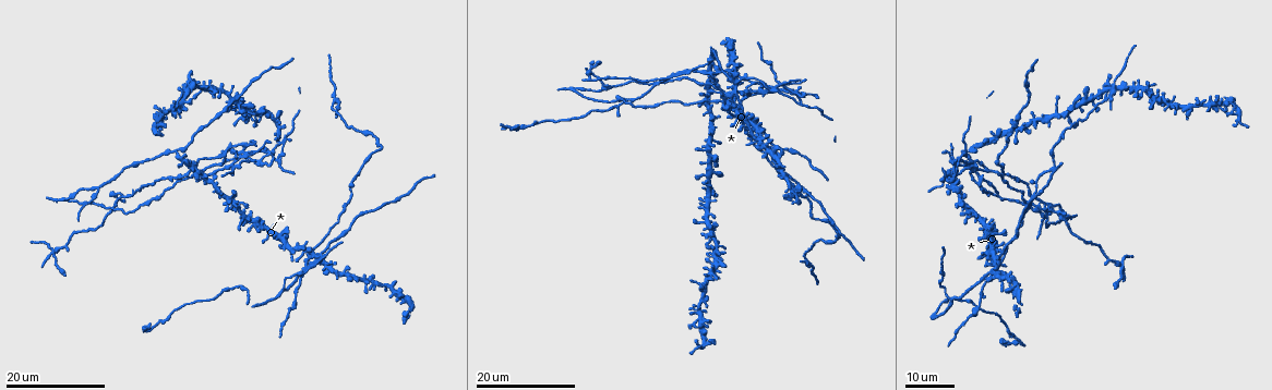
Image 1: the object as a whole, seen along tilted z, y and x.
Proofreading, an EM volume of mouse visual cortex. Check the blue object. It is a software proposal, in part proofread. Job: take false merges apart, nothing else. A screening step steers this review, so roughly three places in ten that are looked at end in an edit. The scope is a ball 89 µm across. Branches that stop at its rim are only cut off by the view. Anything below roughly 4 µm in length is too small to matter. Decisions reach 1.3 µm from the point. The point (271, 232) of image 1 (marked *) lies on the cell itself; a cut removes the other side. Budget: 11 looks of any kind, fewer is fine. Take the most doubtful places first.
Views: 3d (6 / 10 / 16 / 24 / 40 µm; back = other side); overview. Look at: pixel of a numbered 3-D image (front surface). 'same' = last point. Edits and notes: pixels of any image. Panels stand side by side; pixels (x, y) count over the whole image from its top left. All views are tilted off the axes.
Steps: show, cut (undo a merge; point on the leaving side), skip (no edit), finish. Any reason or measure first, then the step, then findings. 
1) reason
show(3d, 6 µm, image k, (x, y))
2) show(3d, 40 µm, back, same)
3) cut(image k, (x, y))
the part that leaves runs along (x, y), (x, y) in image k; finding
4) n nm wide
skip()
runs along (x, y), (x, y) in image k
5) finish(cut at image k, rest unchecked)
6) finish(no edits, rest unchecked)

four arms meet
show(3d, 16 µm, image 1, (743, 128))

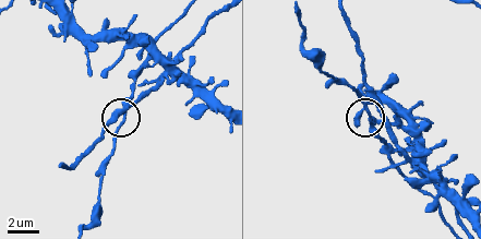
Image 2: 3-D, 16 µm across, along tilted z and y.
closer look
show(3d, 10 µm, image 2, (370, 117))

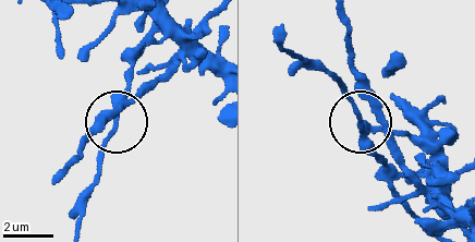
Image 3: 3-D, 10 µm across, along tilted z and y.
210 nm wide
skip()
all the same cell

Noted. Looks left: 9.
looks like a crossing
show(3d, 16 µm, image 1, (53, 253))

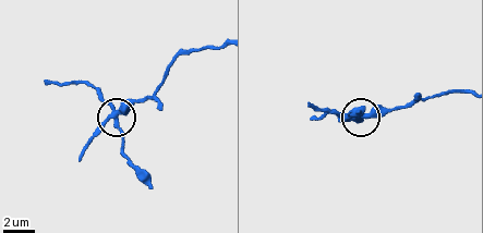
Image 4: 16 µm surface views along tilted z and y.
show(3d, 6 µm, image 4, (115, 124))

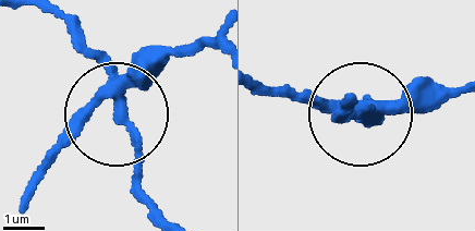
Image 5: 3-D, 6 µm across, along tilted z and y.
4 arms
cut(image 5, (153, 53))
the part that leaves runs along (126, 89), (214, 37) in image 5; a second cell is stuck on

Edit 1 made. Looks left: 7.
show(overview)

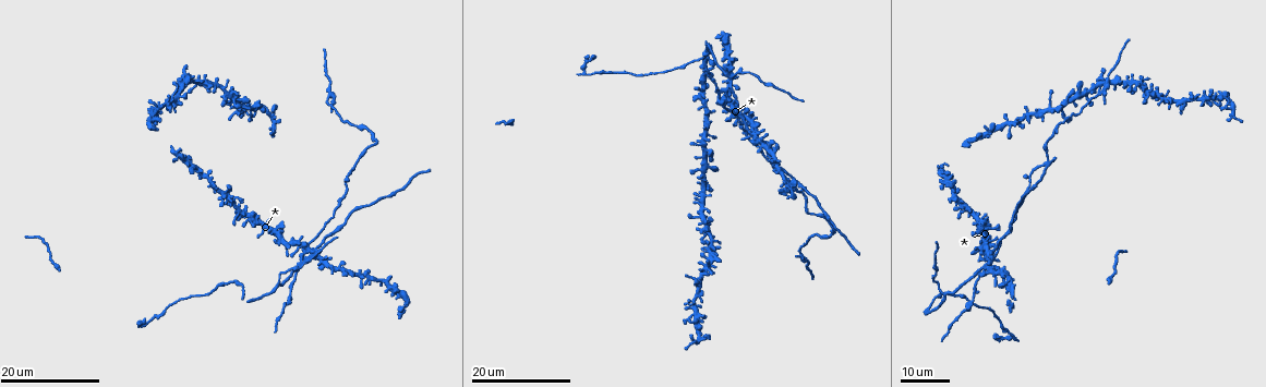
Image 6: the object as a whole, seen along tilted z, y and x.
small branch off a trunk
show(3d, 24 µm, image 6, (1050, 107))

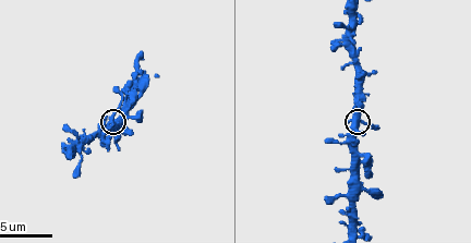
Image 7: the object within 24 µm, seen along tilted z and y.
show(3d, 10 µm, image 7, (113, 118))

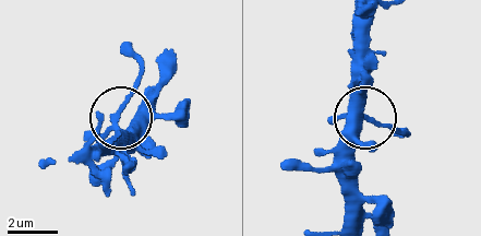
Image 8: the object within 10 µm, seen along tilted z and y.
290 nm wide
skip()
runs along (80, 161), (120, 150), (120, 109), (141, 61) in image 8; continuous, no second cell

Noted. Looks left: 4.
sudden change in width
show(3d, 16 µm, image 6, (1030, 178))

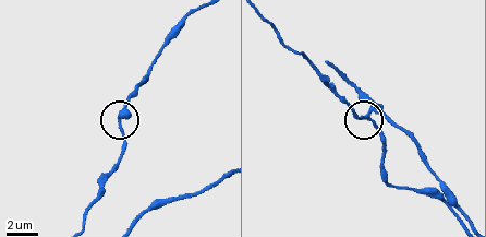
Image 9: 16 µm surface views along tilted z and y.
show(3d, 10 µm, image 9, (368, 116))

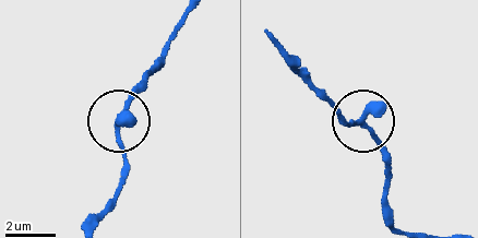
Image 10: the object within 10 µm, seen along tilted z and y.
3 arms
skip()
runs along (273, 38), (345, 120), (365, 126), (391, 170) in image 10; one cell here

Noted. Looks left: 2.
calibre changes
show(3d, 24 µm, image 6, (1055, 135))

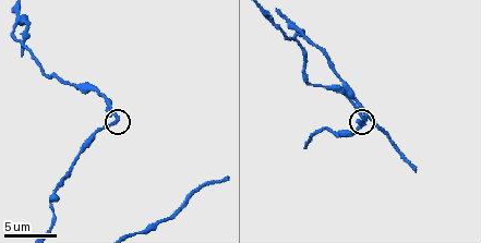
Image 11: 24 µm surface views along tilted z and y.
show(3d, 6 µm, image 11, (364, 118))

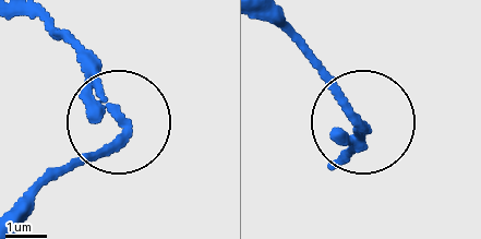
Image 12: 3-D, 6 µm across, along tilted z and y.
skip()
all the same cell

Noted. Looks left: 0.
finish(cut at image 5, rest unchecked)

